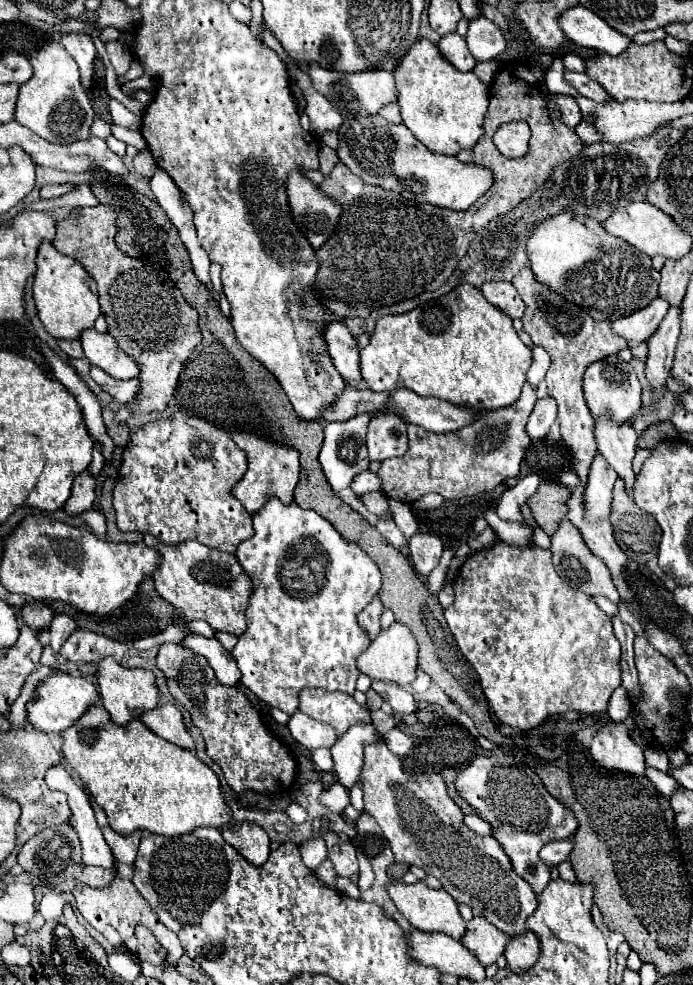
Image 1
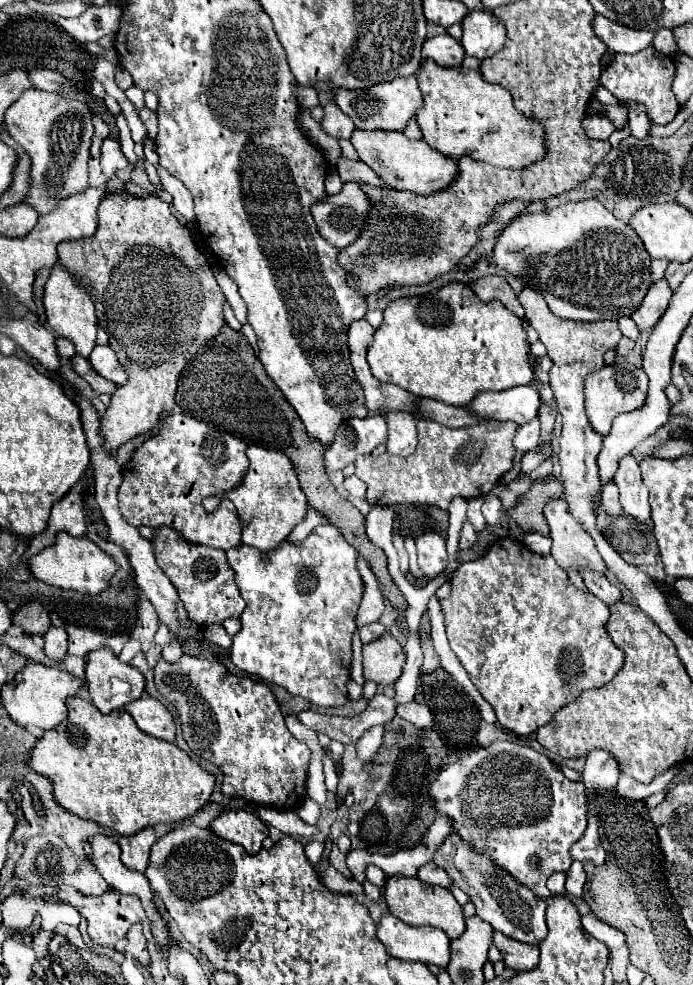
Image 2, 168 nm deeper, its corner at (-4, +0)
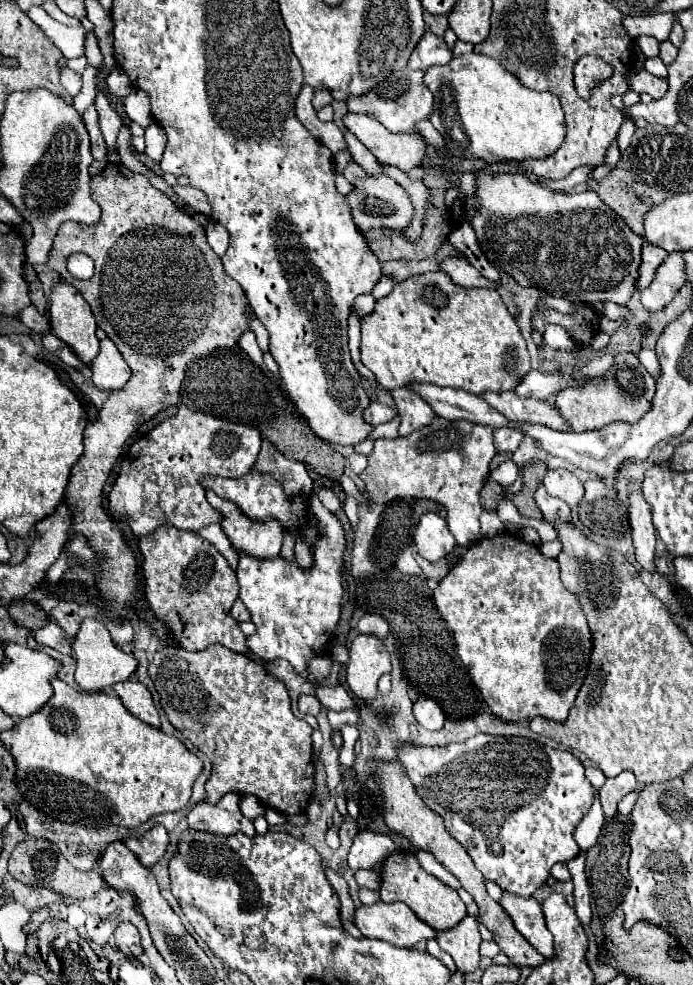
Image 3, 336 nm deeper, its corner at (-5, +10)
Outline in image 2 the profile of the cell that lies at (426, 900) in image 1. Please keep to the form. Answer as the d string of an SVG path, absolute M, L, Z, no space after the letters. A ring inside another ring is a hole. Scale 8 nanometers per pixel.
M390 876L386 880L384 894L386 894L386 902L388 902L390 914L394 914L396 918L400 918L402 922L406 922L410 926L432 926L432 928L440 928L450 938L458 938L464 932L464 928L466 928L464 926L462 906L454 900L454 896L450 894L450 890L446 890L442 886L430 886L430 884L424 884L418 878Z

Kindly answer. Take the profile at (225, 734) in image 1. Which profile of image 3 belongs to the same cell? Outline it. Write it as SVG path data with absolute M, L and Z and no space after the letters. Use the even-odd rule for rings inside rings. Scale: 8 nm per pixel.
M213 644L203 652L187 652L181 648L163 646L155 652L149 664L149 676L161 696L161 706L169 722L211 760L211 776L205 782L209 804L217 804L223 794L235 792L253 794L267 808L275 808L285 816L305 814L307 802L315 790L315 764L311 754L313 728L293 716L291 700L283 682L271 674L265 674L265 668L249 656L237 654L221 644Z

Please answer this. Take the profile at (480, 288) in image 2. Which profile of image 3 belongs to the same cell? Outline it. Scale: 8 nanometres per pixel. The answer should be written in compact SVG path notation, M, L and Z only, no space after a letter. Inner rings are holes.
M447 256L441 260L441 270L445 274L449 274L449 278L453 280L453 284L463 286L463 288L495 288L495 284L491 280L485 280L465 258L461 256Z

